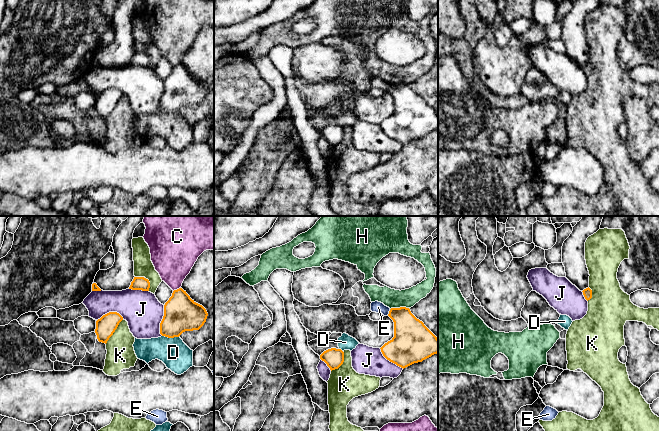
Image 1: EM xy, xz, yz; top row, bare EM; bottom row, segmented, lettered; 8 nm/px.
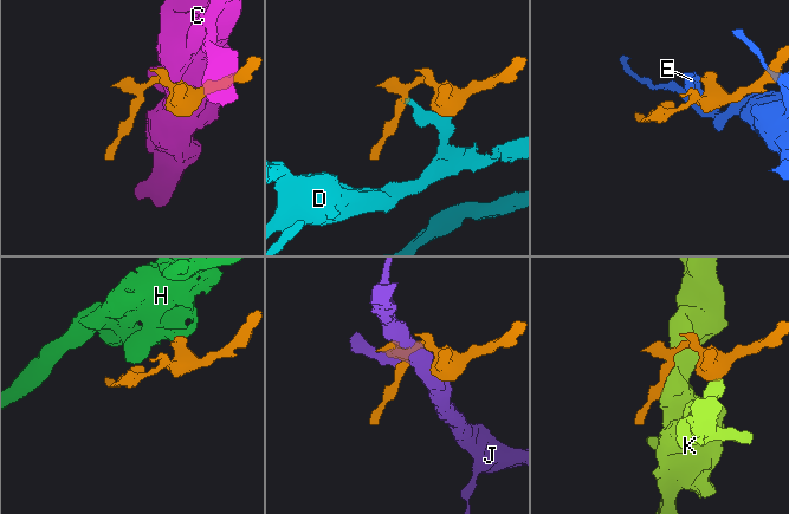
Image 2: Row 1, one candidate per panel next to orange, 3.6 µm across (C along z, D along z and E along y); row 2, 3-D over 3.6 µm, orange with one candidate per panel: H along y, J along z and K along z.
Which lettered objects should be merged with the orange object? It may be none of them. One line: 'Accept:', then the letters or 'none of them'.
Accept: none of them

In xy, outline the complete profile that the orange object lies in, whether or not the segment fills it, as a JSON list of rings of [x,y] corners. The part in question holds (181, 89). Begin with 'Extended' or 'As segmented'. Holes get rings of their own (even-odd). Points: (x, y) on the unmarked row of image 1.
As segmented. [[[182,64],[174,66],[164,81],[160,110],[168,114],[179,113],[185,107],[199,106],[206,98],[206,85],[196,79]]]

